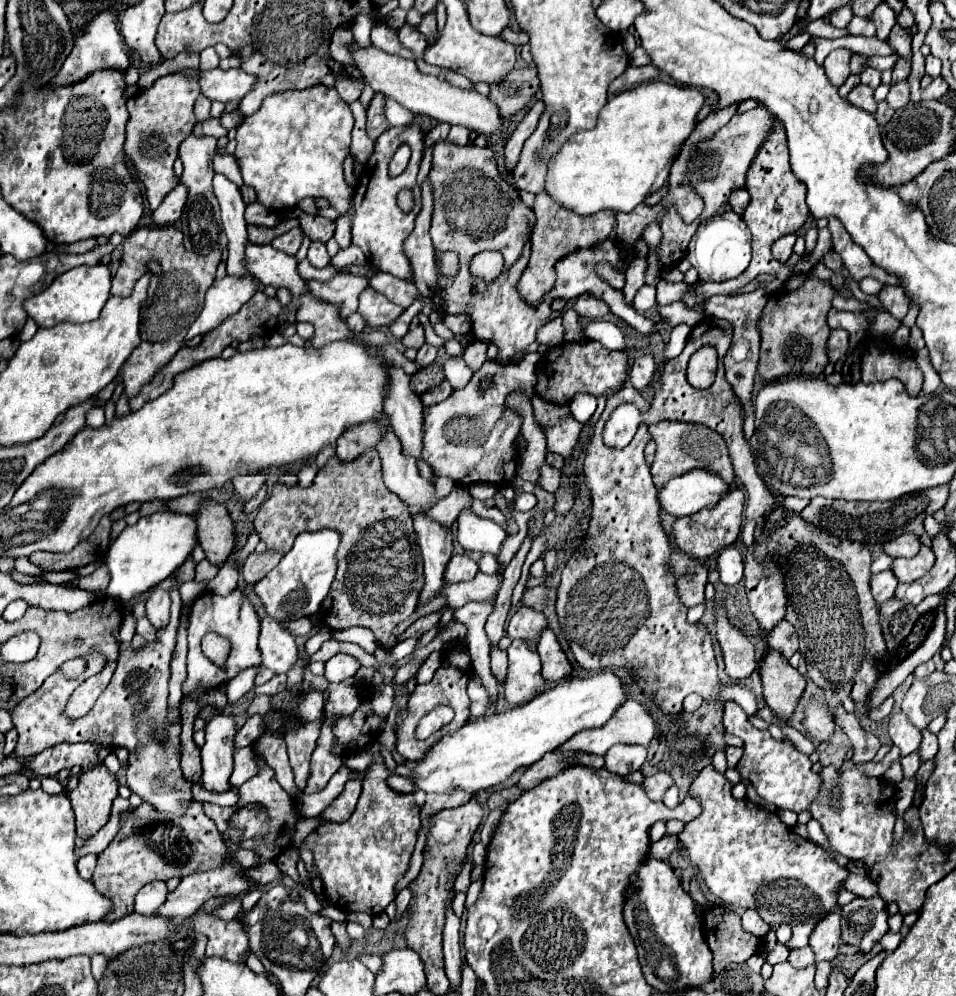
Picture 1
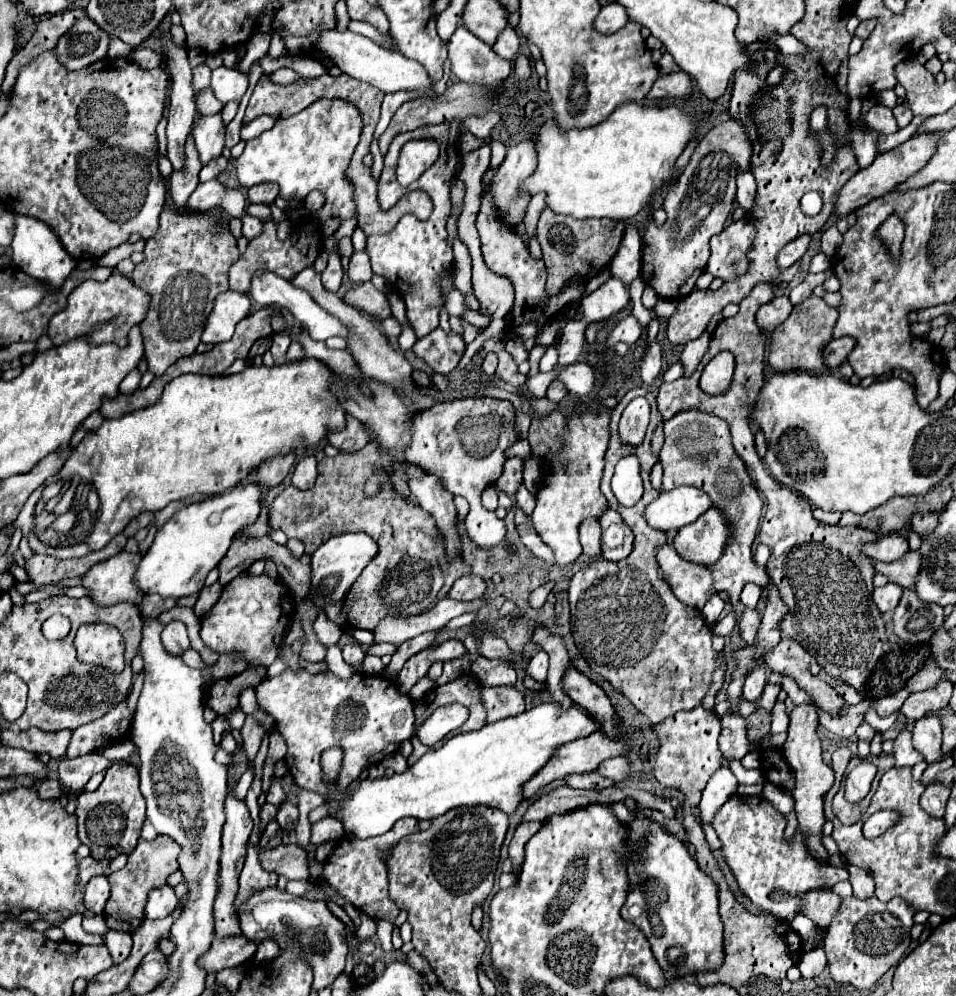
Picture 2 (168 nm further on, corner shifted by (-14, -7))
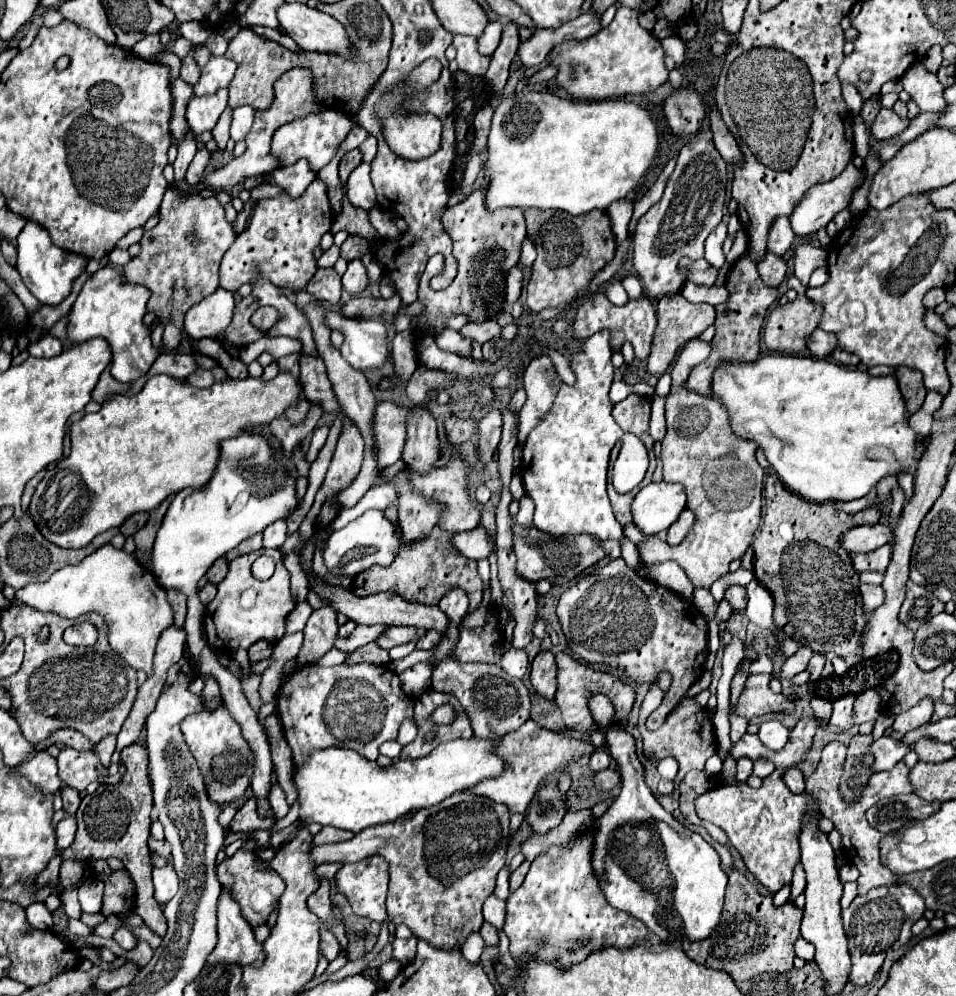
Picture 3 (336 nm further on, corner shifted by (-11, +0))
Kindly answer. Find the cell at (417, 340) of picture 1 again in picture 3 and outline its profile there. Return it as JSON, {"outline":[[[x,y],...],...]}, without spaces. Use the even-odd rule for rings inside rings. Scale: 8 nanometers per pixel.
{"outline":[[[443,328],[435,336],[435,342],[441,350],[453,352],[453,354],[459,354],[459,356],[469,356],[469,352],[471,352],[471,338],[459,336],[459,332],[453,330],[453,328]]]}

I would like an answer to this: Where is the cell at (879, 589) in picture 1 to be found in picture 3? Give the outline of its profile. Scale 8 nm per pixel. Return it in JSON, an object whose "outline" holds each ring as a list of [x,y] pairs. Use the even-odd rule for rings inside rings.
{"outline":[[[861,584],[859,590],[861,590],[861,596],[863,596],[865,610],[877,610],[885,602],[885,590],[881,586]]]}

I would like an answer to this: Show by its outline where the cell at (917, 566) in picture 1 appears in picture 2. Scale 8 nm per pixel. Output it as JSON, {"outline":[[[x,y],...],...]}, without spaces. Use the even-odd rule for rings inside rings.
{"outline":[[[910,551],[904,555],[904,559],[898,559],[894,563],[874,563],[874,571],[888,577],[888,581],[900,585],[900,587],[914,587],[916,577],[920,573],[920,555],[918,551]]]}

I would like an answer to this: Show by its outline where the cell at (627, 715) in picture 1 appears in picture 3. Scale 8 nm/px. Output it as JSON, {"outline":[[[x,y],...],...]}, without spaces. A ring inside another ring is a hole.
{"outline":[[[527,720],[519,730],[507,734],[503,740],[503,756],[507,756],[507,772],[499,776],[499,780],[485,780],[479,788],[473,788],[475,794],[487,796],[495,802],[503,802],[511,812],[523,814],[537,792],[539,784],[551,776],[553,772],[565,770],[571,762],[593,754],[597,748],[581,738],[569,734],[569,730],[547,730],[537,726],[533,720]]]}

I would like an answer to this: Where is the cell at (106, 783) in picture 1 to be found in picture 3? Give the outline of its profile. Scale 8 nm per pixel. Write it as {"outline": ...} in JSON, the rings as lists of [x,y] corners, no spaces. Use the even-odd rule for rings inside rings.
{"outline":[[[131,744],[121,750],[121,760],[125,760],[127,772],[123,774],[119,784],[107,786],[95,794],[87,794],[81,800],[81,806],[77,810],[77,834],[69,848],[61,850],[51,864],[43,870],[43,876],[37,876],[37,884],[51,884],[57,890],[59,879],[59,866],[61,860],[97,860],[97,858],[119,858],[125,864],[125,870],[135,880],[135,886],[139,888],[139,896],[135,896],[135,912],[143,918],[147,928],[157,934],[165,936],[167,922],[163,916],[163,910],[153,900],[151,892],[151,864],[149,864],[149,826],[151,826],[151,786],[147,784],[147,750],[139,744]]]}

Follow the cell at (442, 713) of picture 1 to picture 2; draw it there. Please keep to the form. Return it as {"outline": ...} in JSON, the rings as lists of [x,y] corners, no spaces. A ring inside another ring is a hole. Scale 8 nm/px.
{"outline":[[[288,667],[278,677],[266,677],[256,689],[256,699],[258,705],[274,717],[276,729],[288,743],[286,765],[294,781],[300,787],[318,791],[324,797],[328,793],[324,791],[328,787],[320,767],[320,755],[324,749],[332,745],[340,745],[344,749],[344,767],[338,779],[340,787],[344,787],[358,779],[366,765],[378,763],[412,735],[418,735],[424,745],[432,747],[448,733],[460,729],[468,719],[466,707],[442,705],[416,729],[410,697],[400,693],[390,679],[366,673],[358,673],[352,679],[340,679],[330,669],[310,673],[306,669]]]}

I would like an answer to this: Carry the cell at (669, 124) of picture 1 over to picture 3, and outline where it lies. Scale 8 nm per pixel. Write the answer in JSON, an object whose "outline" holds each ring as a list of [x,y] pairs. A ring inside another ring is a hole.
{"outline":[[[529,92],[525,96],[507,96],[493,114],[493,124],[487,140],[487,178],[489,178],[489,190],[487,190],[487,208],[503,208],[503,206],[515,206],[515,208],[541,208],[541,210],[565,210],[573,216],[579,216],[589,210],[607,210],[613,202],[627,198],[635,188],[642,185],[643,176],[651,169],[653,162],[659,156],[659,130],[657,122],[651,118],[651,112],[625,100],[603,100],[603,102],[575,102],[569,98],[559,98],[551,92]]]}

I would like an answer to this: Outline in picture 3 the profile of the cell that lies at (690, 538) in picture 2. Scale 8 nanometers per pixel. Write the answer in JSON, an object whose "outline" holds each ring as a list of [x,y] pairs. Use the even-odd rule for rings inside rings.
{"outline":[[[689,508],[683,510],[679,520],[667,530],[667,544],[671,544],[671,546],[681,544],[687,538],[687,532],[693,528],[693,524],[695,524],[695,514]]]}

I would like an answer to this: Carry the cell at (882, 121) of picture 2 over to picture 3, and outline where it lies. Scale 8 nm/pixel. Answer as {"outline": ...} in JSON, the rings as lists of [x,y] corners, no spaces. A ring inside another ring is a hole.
{"outline":[[[881,108],[871,126],[871,134],[875,140],[887,140],[887,138],[903,132],[905,126],[907,126],[907,120],[901,120],[891,108]]]}

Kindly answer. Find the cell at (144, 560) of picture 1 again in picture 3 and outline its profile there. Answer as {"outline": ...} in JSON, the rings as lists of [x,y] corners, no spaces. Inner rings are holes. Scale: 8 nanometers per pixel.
{"outline":[[[243,432],[241,436],[231,438],[231,440],[225,440],[225,442],[221,444],[221,458],[219,458],[219,464],[217,464],[217,472],[215,472],[215,476],[209,480],[207,486],[195,488],[195,490],[193,490],[193,488],[185,488],[185,490],[181,490],[181,492],[175,494],[175,498],[173,498],[173,502],[171,502],[171,506],[169,506],[169,510],[167,510],[161,526],[159,526],[159,530],[157,530],[157,538],[155,538],[153,552],[151,552],[151,572],[153,572],[153,576],[155,576],[155,580],[157,580],[159,586],[163,586],[165,590],[179,590],[179,592],[183,592],[183,594],[187,596],[187,610],[189,610],[189,612],[187,612],[187,622],[185,622],[185,628],[187,628],[187,652],[189,652],[187,656],[191,656],[191,660],[195,660],[195,664],[197,664],[197,658],[199,658],[201,648],[207,644],[207,640],[205,640],[205,636],[203,636],[203,610],[205,610],[205,606],[201,604],[201,600],[199,600],[199,596],[197,596],[197,582],[201,580],[201,576],[211,568],[211,564],[213,564],[217,558],[225,556],[231,548],[239,546],[245,538],[249,538],[249,536],[253,536],[253,534],[257,534],[257,532],[263,532],[265,526],[273,524],[275,520],[287,518],[297,506],[299,506],[299,500],[297,500],[297,496],[295,496],[295,478],[291,478],[291,476],[285,472],[285,468],[273,460],[269,444],[267,444],[267,442],[261,438],[261,434],[257,434],[257,432]]]}

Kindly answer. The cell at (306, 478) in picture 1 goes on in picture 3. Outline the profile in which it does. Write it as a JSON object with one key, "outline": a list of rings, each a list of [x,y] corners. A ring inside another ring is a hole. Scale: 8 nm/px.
{"outline":[[[323,426],[323,428],[317,428],[315,432],[313,432],[313,438],[311,438],[311,446],[309,446],[309,450],[307,450],[307,456],[305,456],[305,460],[311,464],[315,458],[317,458],[317,452],[321,450],[321,446],[325,444],[325,440],[327,440],[327,432],[329,432],[329,426]]]}

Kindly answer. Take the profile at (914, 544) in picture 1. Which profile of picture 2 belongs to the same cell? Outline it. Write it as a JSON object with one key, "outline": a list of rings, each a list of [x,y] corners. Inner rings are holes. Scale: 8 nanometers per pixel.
{"outline":[[[902,533],[898,535],[884,535],[874,543],[862,545],[862,555],[874,561],[896,561],[904,553],[908,553],[908,541]]]}

